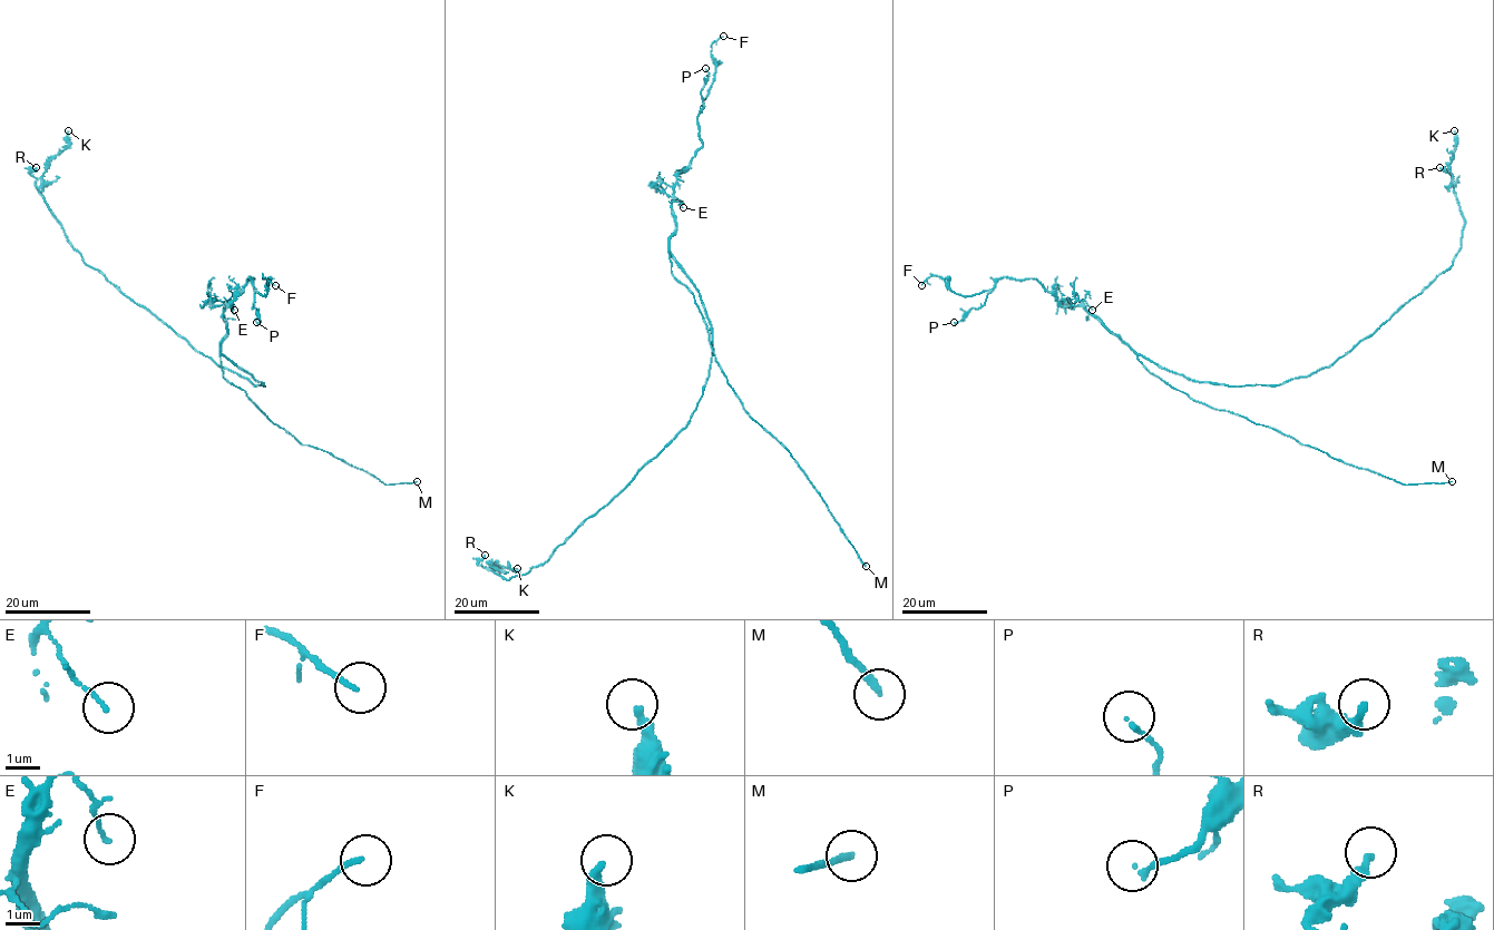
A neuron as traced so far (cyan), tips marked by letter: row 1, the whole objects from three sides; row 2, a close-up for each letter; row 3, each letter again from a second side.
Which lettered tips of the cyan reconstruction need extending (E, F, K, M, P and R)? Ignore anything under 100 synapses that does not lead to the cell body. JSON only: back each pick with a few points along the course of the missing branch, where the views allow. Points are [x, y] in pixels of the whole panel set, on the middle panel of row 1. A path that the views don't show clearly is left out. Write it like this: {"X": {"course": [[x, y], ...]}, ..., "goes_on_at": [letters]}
{"M": {"course": [[866, 566], [871, 585], [866, 593], [869, 594]]}, "goes_on_at": ["M"]}

